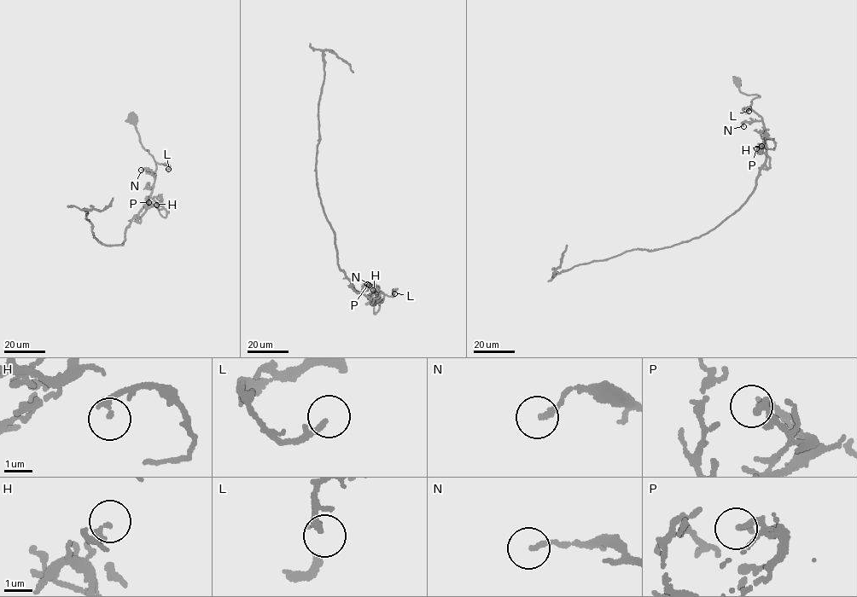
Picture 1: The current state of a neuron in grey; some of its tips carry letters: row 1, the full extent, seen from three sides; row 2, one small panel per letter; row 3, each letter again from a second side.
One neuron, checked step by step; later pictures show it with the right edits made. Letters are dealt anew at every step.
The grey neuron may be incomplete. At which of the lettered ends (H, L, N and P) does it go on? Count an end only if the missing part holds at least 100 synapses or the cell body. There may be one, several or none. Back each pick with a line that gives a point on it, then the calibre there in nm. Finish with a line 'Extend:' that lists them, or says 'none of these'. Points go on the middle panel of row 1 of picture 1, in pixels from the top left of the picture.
Extend: none of these

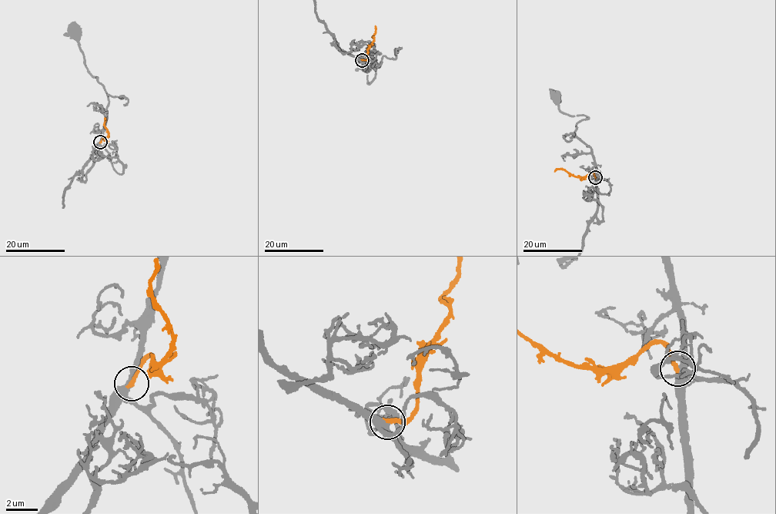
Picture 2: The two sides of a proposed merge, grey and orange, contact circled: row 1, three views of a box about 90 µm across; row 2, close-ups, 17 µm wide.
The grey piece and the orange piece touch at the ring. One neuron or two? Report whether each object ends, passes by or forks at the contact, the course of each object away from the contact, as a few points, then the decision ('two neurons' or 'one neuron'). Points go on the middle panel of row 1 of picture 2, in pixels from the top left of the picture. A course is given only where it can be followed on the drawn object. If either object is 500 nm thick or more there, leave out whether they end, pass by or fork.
grey passes by; orange ends there; grey runs (362, 60), (366, 66), (375, 69), (382, 62), (369, 84), (366, 80), (369, 64), (365, 65); orange runs (362, 60), (366, 58), (373, 39), (375, 25); one neuron

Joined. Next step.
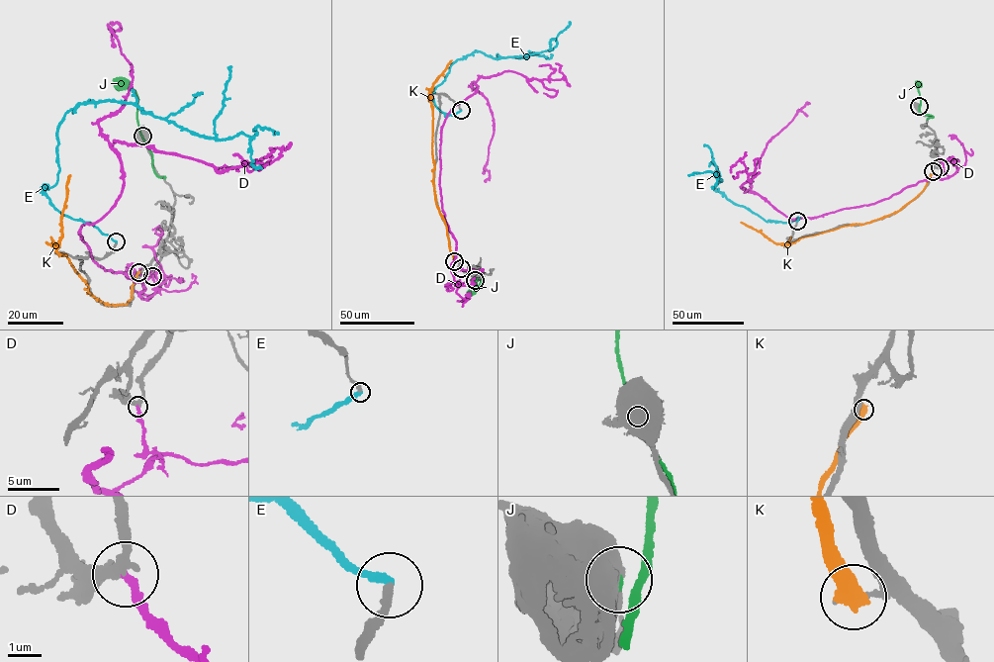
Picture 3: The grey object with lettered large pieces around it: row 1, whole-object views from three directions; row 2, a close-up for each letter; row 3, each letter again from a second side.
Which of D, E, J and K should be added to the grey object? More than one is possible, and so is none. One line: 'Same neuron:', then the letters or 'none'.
Same neuron: E

